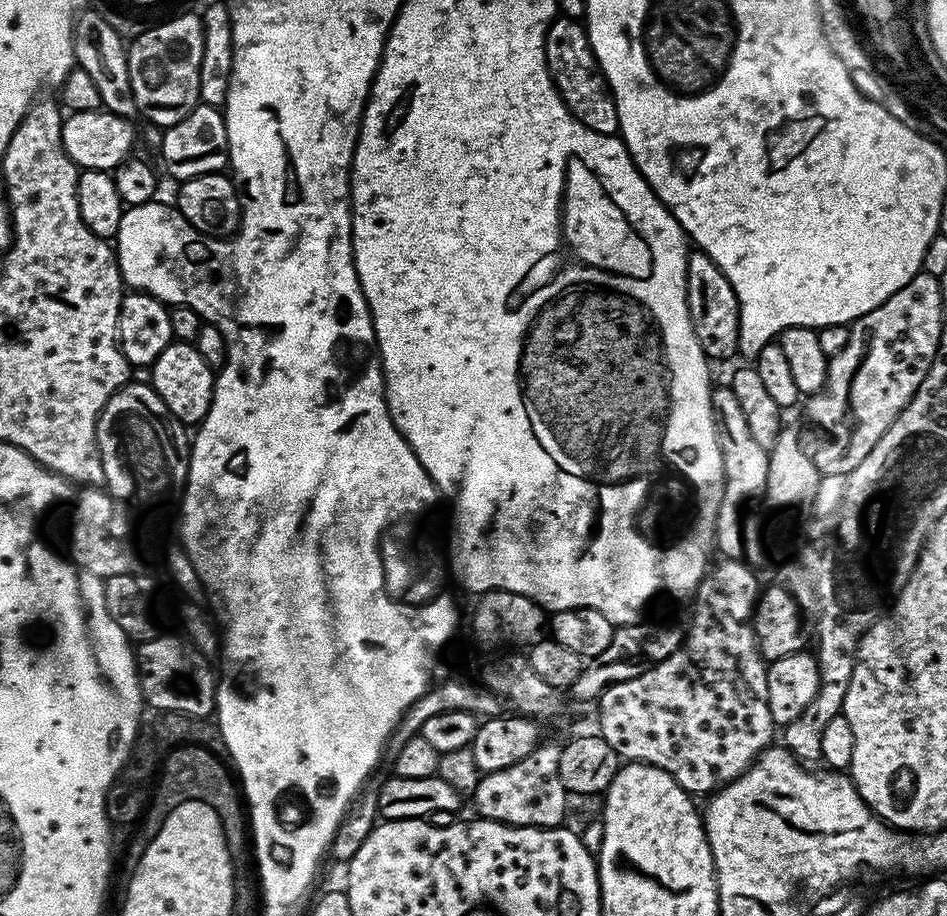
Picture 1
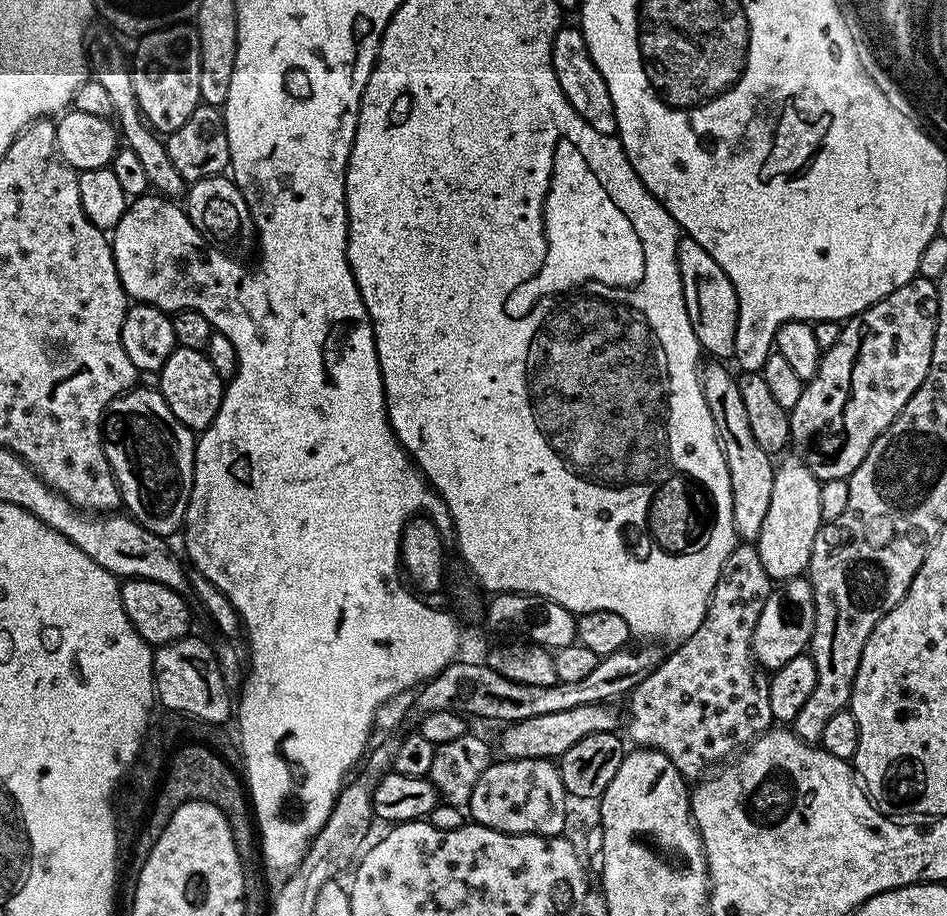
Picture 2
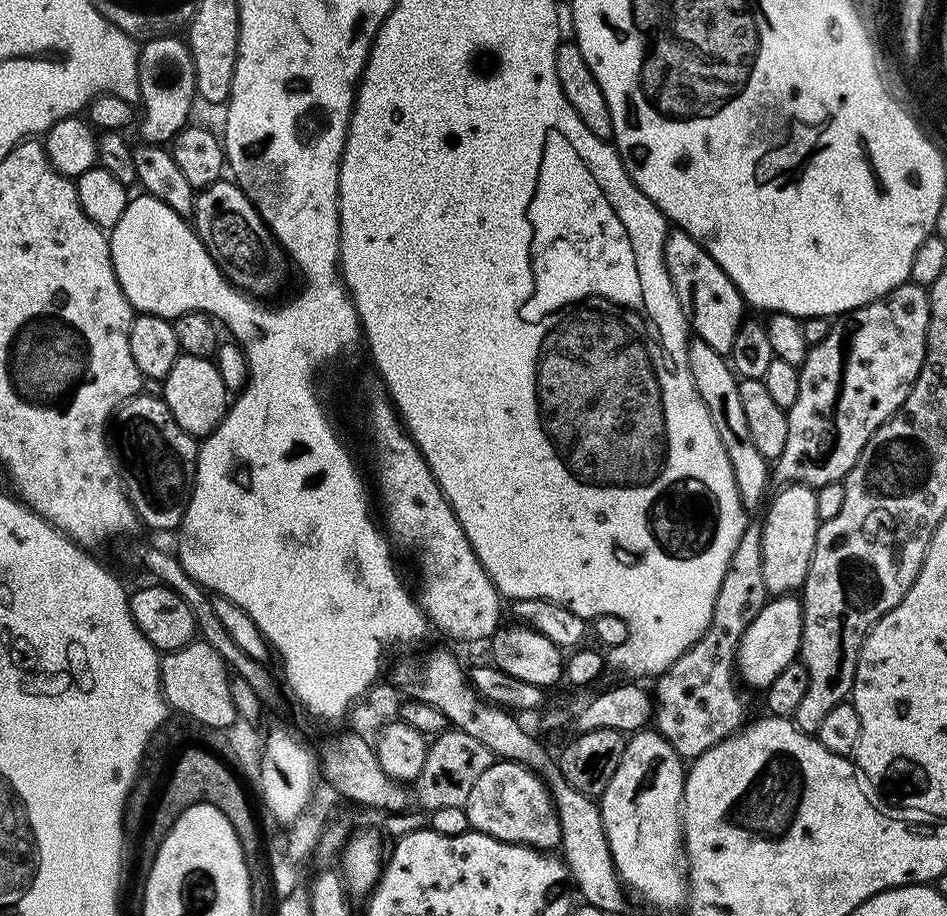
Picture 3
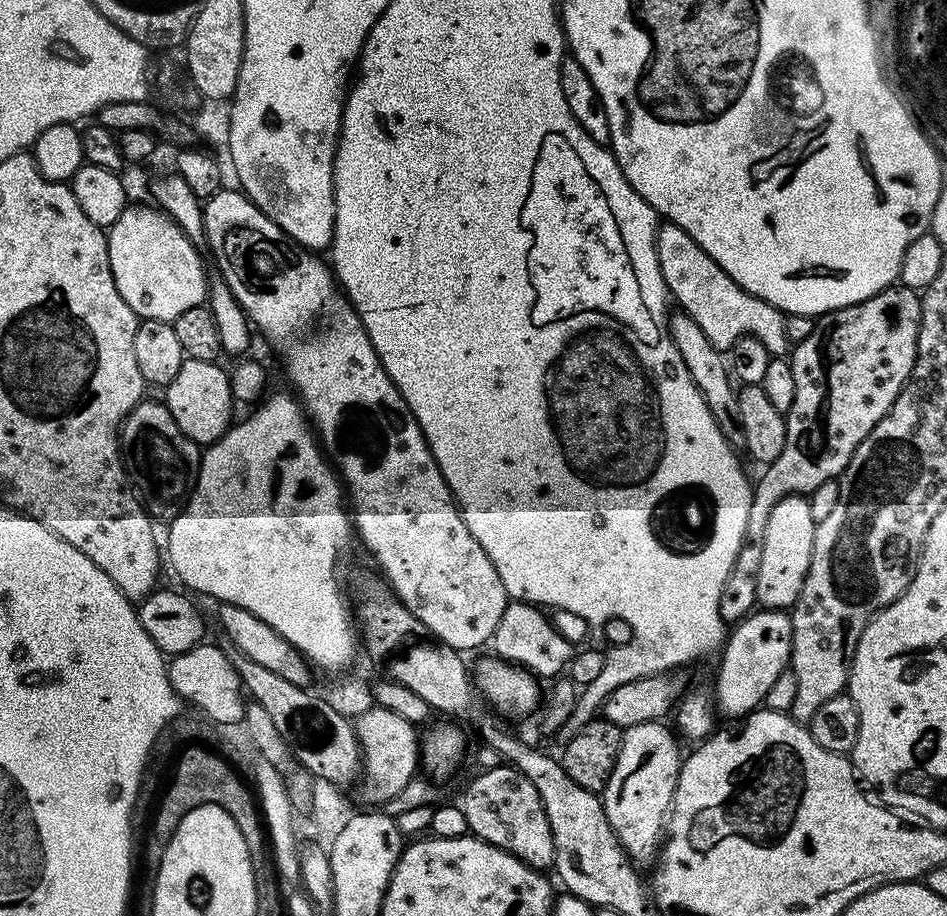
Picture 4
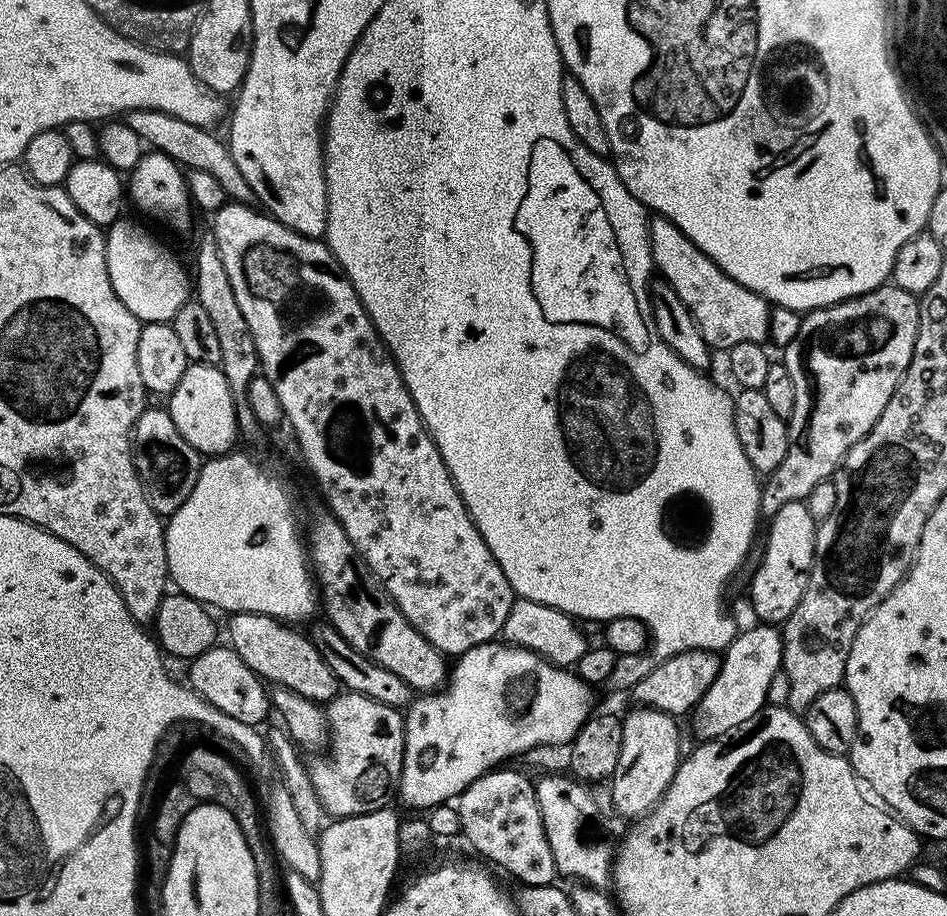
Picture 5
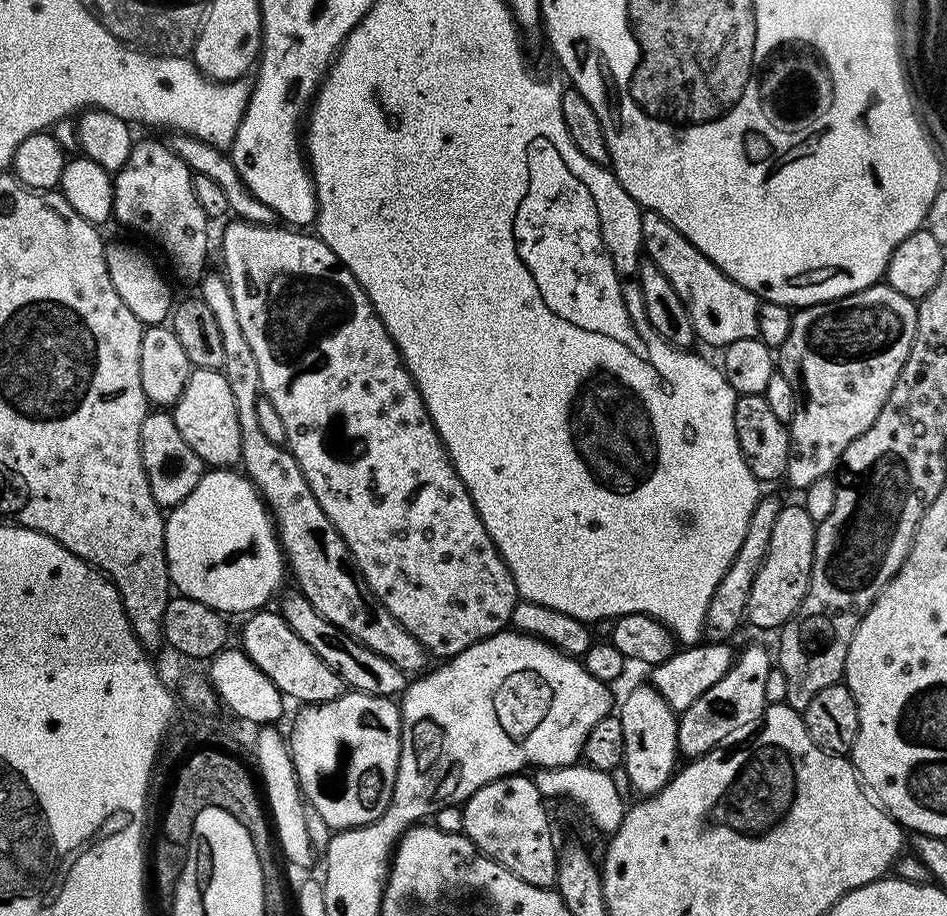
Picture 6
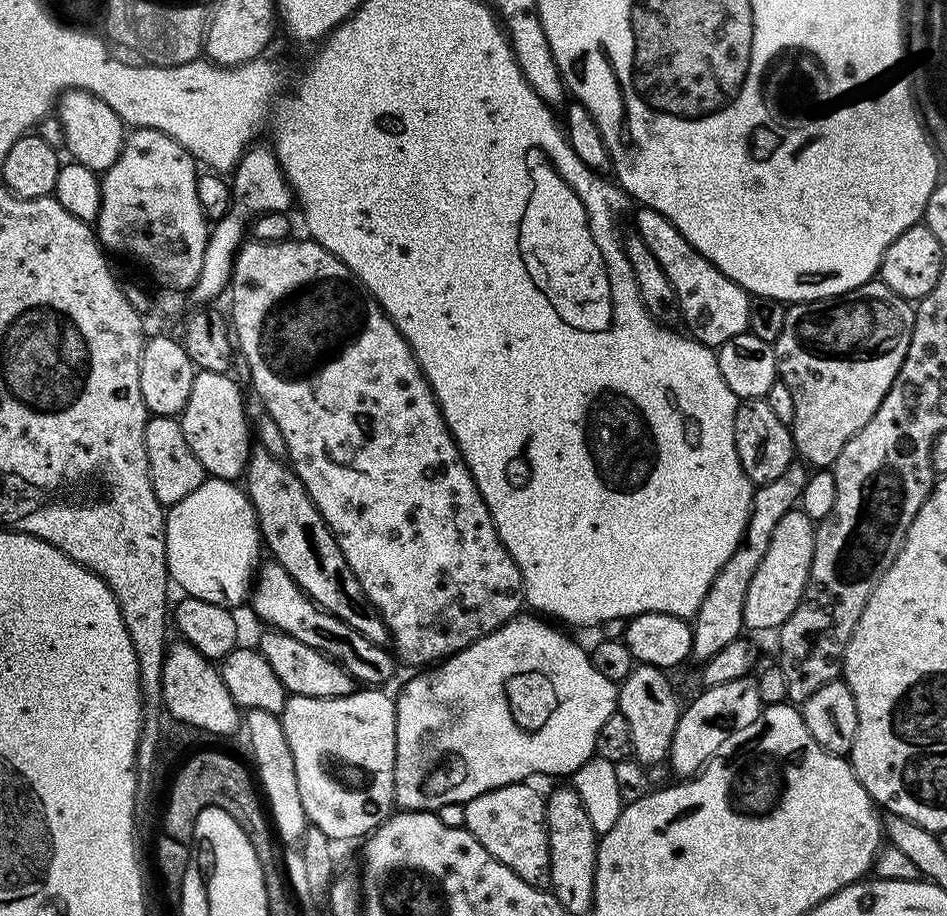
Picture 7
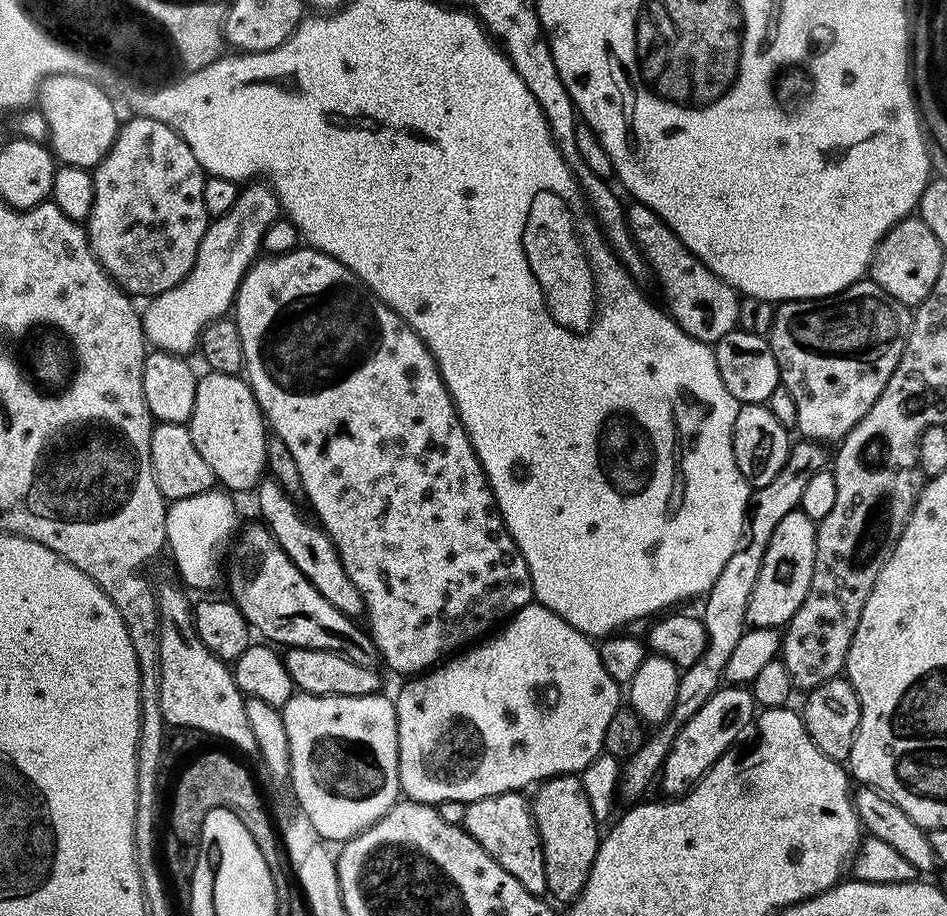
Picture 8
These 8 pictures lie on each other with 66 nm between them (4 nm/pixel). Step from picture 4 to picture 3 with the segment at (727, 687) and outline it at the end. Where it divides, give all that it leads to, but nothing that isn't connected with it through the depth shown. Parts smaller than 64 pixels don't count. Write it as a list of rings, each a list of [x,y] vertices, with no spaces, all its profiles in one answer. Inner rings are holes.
[[[789,594],[769,599],[764,609],[758,614],[758,618],[754,618],[750,626],[746,626],[746,634],[742,634],[740,648],[736,651],[739,679],[749,689],[767,690],[770,682],[774,682],[774,678],[778,678],[778,674],[782,674],[786,666],[797,663],[803,625],[804,605],[795,595]]]

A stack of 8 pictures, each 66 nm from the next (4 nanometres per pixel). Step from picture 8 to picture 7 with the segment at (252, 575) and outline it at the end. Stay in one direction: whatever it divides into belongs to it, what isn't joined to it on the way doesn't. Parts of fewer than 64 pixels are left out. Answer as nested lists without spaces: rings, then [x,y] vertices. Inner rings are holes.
[[[264,562],[259,565],[250,593],[251,604],[257,618],[265,620],[269,629],[285,632],[290,634],[290,638],[298,638],[298,642],[306,642],[306,646],[314,646],[331,660],[343,664],[346,671],[361,685],[384,686],[396,672],[397,661],[385,645],[370,642],[370,638],[358,634],[354,626],[346,626],[346,622],[334,618],[334,614],[317,606],[294,582],[294,578],[286,574],[281,564]]]

